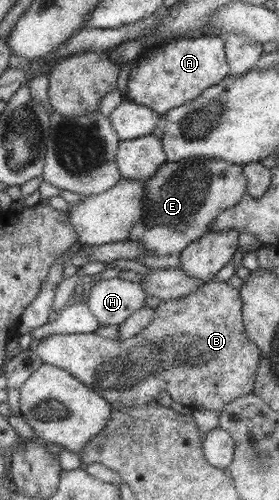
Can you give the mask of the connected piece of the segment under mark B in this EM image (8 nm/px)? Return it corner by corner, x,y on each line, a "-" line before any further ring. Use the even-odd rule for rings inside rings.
205,282
189,296
161,300
155,312
151,324
124,341
104,339
97,333
59,333
34,341
32,347
43,363
64,368
108,401
125,406
149,404
162,392
167,392
183,406
219,411
239,397
254,392
262,351
244,330
240,290
229,286
228,282

